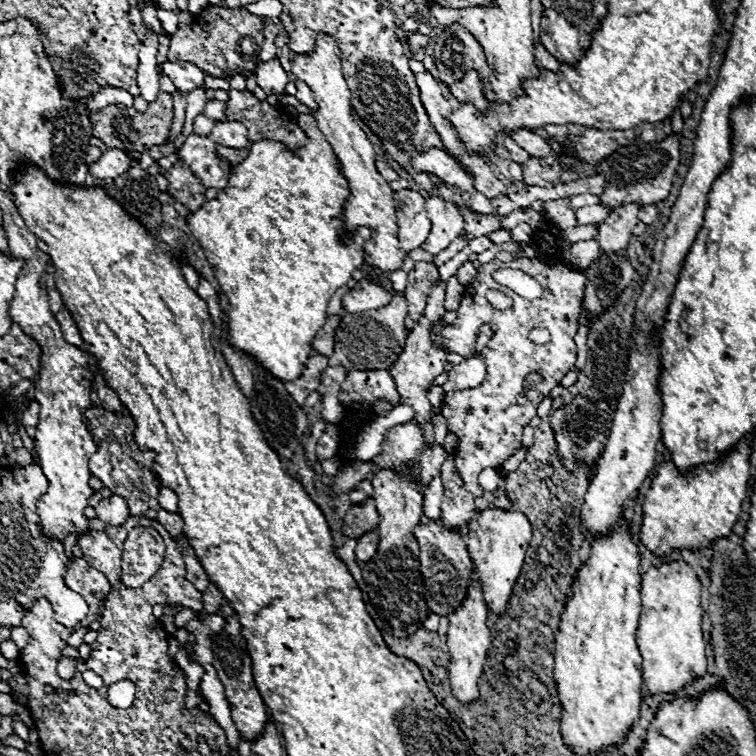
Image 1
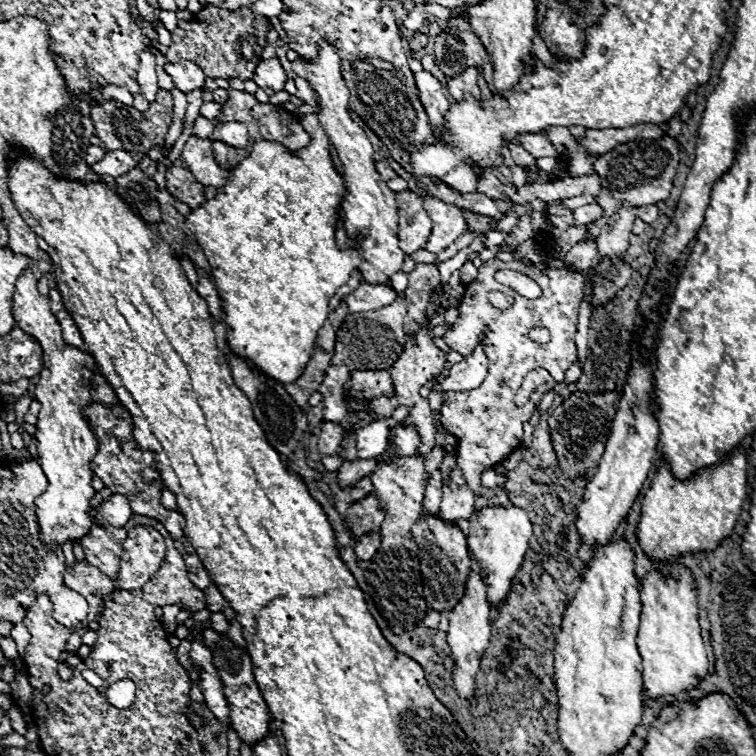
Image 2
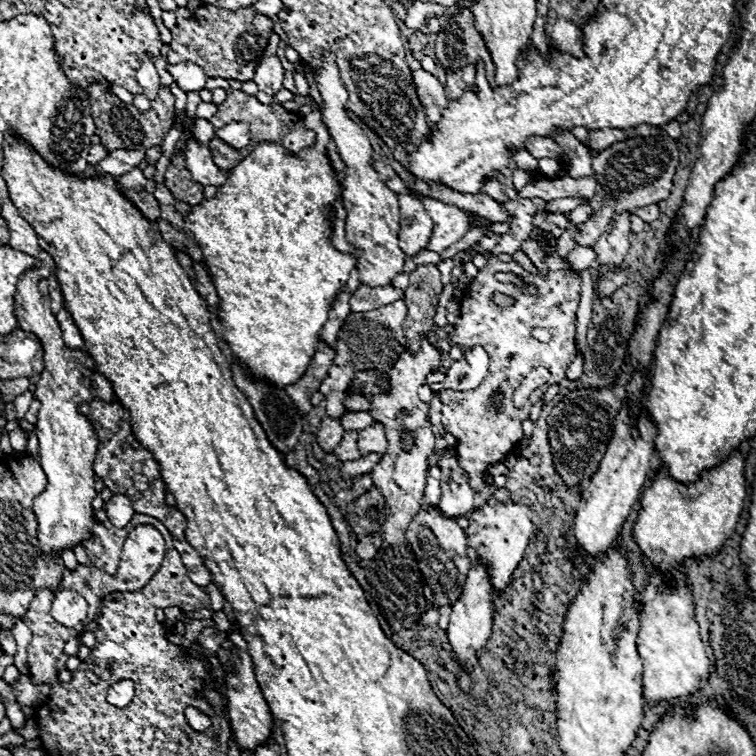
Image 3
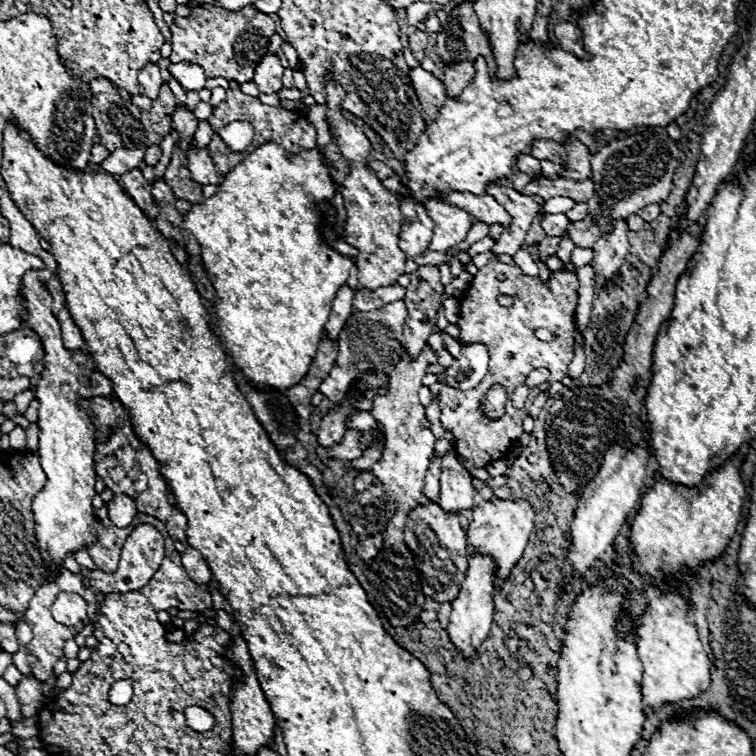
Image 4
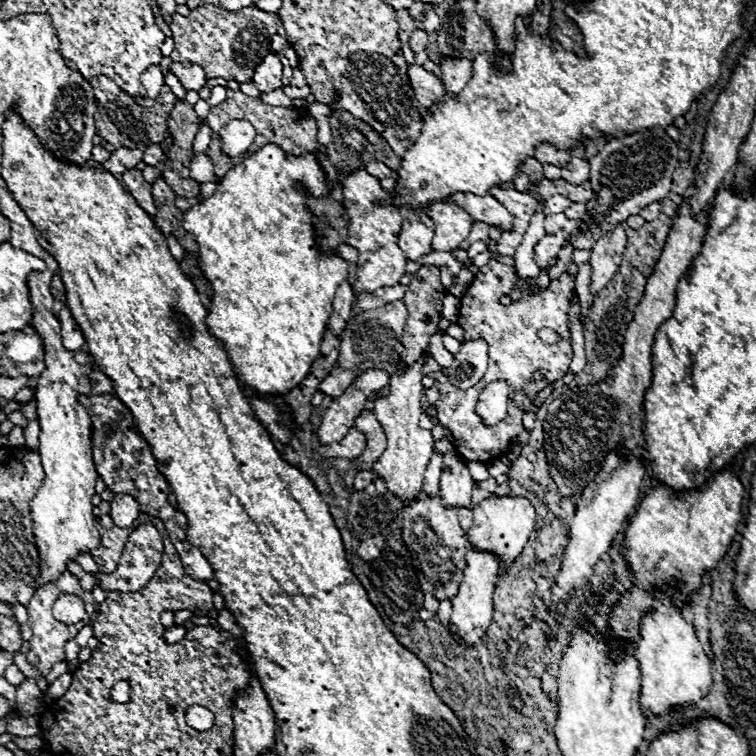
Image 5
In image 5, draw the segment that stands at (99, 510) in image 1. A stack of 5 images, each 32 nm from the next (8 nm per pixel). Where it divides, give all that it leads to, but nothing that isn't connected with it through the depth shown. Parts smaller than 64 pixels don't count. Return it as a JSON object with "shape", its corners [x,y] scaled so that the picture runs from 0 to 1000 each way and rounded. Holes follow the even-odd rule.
{"shape":[[[153,653],[151,661],[146,664],[146,685],[151,688],[153,696],[169,698],[183,683],[185,683],[185,669],[175,656]]]}

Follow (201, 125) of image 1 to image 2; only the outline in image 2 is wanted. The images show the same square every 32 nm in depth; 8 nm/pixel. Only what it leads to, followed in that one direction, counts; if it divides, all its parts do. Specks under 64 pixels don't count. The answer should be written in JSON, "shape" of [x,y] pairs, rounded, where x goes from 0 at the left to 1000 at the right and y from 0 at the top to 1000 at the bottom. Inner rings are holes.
{"shape":[[[262,153],[262,156],[257,159],[257,177],[259,177],[262,183],[275,183],[275,180],[280,180],[280,172],[283,172],[283,164],[280,164],[275,156]]]}

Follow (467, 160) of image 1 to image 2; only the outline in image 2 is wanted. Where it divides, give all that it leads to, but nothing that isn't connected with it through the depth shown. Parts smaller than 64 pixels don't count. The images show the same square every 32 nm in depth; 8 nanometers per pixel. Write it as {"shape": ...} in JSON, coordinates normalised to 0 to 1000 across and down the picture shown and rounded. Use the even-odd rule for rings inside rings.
{"shape":[[[640,228],[638,235],[635,235],[635,243],[632,243],[632,254],[648,259],[648,262],[675,262],[683,257],[680,249],[664,243],[659,235],[653,235],[648,228]]]}

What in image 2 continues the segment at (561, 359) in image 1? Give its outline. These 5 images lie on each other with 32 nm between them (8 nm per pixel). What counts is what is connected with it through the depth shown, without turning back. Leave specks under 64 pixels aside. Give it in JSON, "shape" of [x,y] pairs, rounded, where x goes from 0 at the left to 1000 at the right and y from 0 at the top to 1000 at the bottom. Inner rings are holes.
{"shape":[[[651,341],[651,349],[640,349],[632,354],[630,370],[624,370],[608,397],[608,418],[603,429],[598,429],[595,437],[590,437],[587,452],[606,463],[608,468],[622,468],[630,455],[640,455],[640,466],[648,476],[646,497],[640,508],[635,508],[627,516],[603,519],[601,524],[585,524],[585,561],[587,569],[601,574],[606,579],[603,590],[603,614],[611,622],[619,646],[627,653],[638,653],[640,643],[635,640],[635,627],[643,619],[656,616],[672,601],[677,601],[688,585],[690,585],[690,561],[701,556],[706,537],[717,529],[717,524],[728,513],[712,513],[701,521],[701,529],[696,537],[685,540],[680,537],[680,521],[688,513],[693,497],[701,489],[722,487],[733,505],[746,503],[746,492],[762,479],[762,426],[765,426],[765,407],[770,397],[770,381],[772,368],[767,360],[754,354],[738,354],[738,357],[714,357],[712,352],[696,352],[693,347],[661,347],[659,341]],[[664,354],[675,354],[683,360],[696,362],[698,368],[706,368],[717,376],[717,392],[709,397],[698,397],[688,392],[675,378],[659,376],[653,370],[653,362]],[[661,384],[669,386],[669,392],[680,394],[680,405],[669,410],[659,410],[646,399],[646,386]],[[709,431],[720,431],[728,437],[730,450],[725,455],[712,455],[701,450],[701,437]]]}

